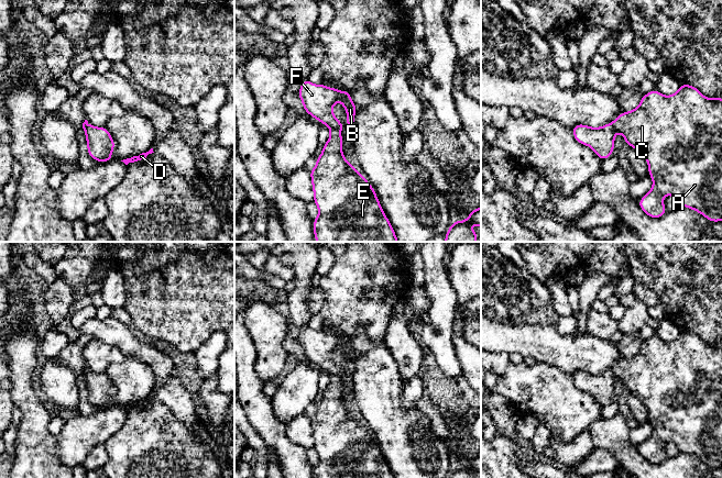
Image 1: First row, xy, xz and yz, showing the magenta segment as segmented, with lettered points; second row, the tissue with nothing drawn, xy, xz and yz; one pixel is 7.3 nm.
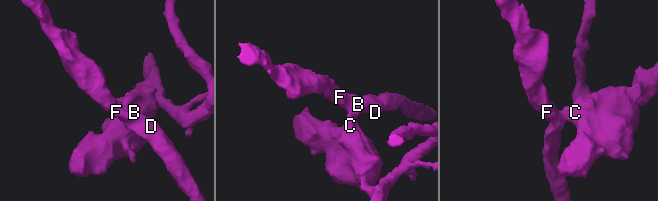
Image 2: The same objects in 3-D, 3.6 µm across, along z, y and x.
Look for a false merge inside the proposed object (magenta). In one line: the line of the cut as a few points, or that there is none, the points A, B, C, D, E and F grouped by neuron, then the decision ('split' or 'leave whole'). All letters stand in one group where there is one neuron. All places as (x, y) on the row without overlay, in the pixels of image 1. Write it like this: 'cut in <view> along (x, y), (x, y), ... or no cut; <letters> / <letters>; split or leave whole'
cut in xz along (330, 374), (339, 377); A C E / B D F; split

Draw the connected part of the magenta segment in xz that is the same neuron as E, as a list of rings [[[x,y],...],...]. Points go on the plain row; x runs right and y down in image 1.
[[[330,375],[330,382],[316,407],[314,415],[309,418],[314,448],[319,456],[319,460],[314,464],[314,478],[394,478],[374,434],[343,403],[339,376]]]

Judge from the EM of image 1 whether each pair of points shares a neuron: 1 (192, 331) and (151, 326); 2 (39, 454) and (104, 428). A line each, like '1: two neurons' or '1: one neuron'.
1: one neuron
2: two neurons

